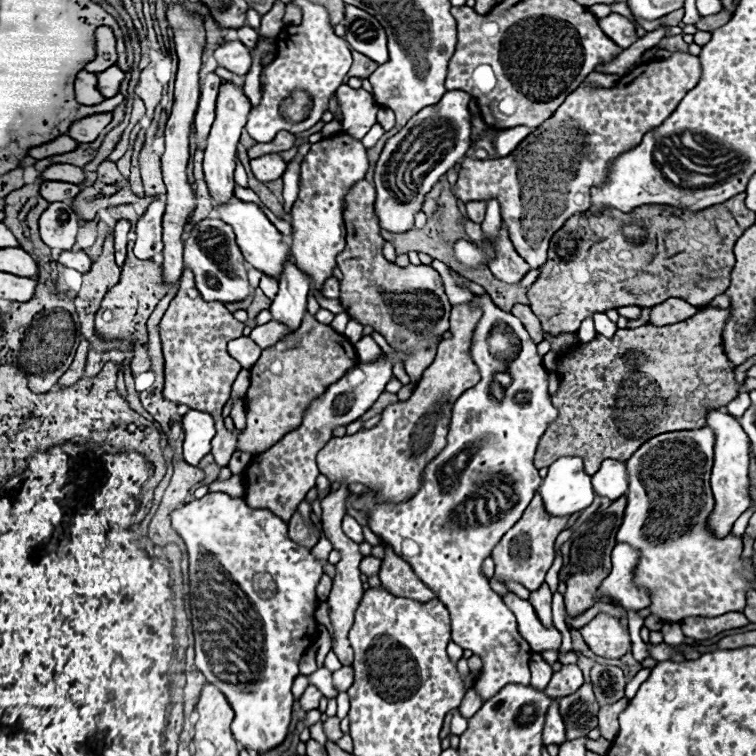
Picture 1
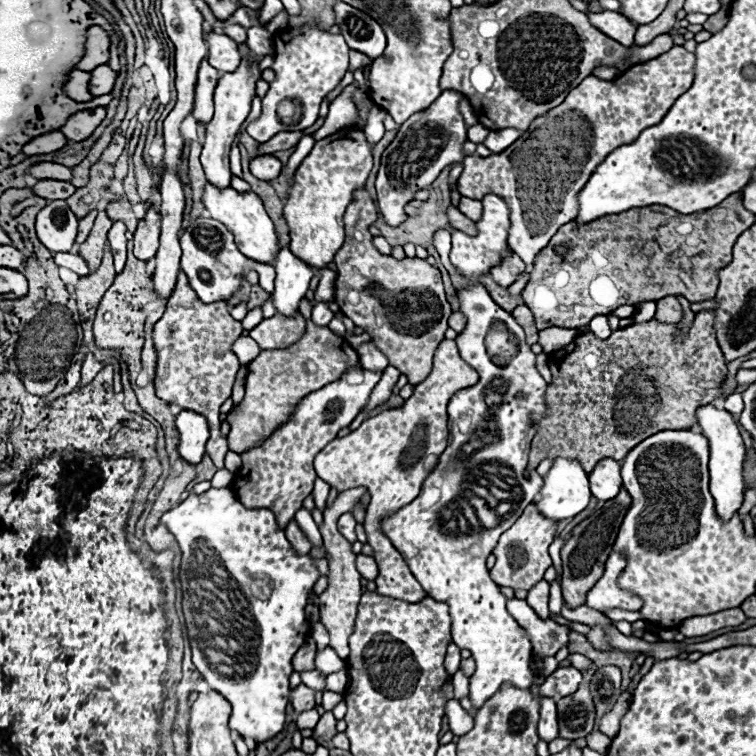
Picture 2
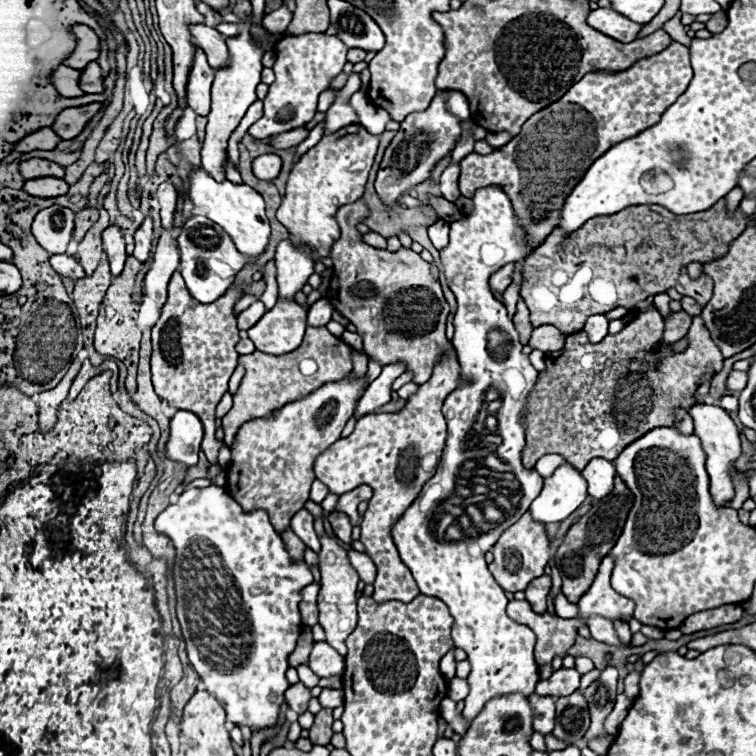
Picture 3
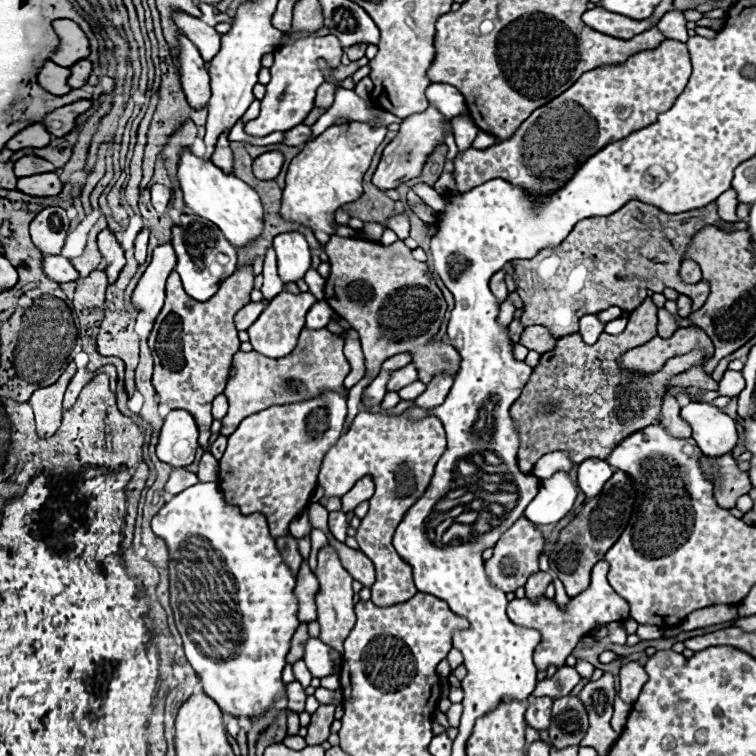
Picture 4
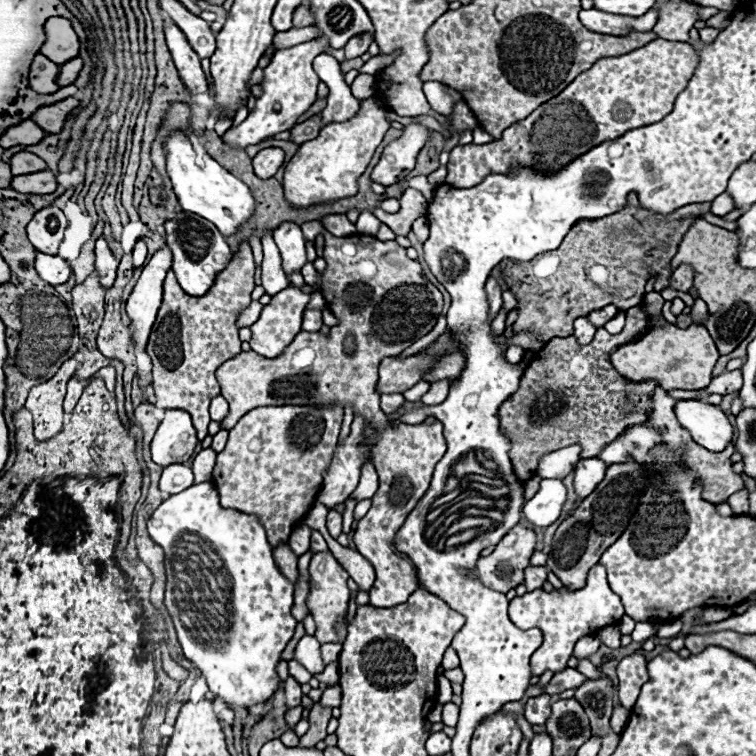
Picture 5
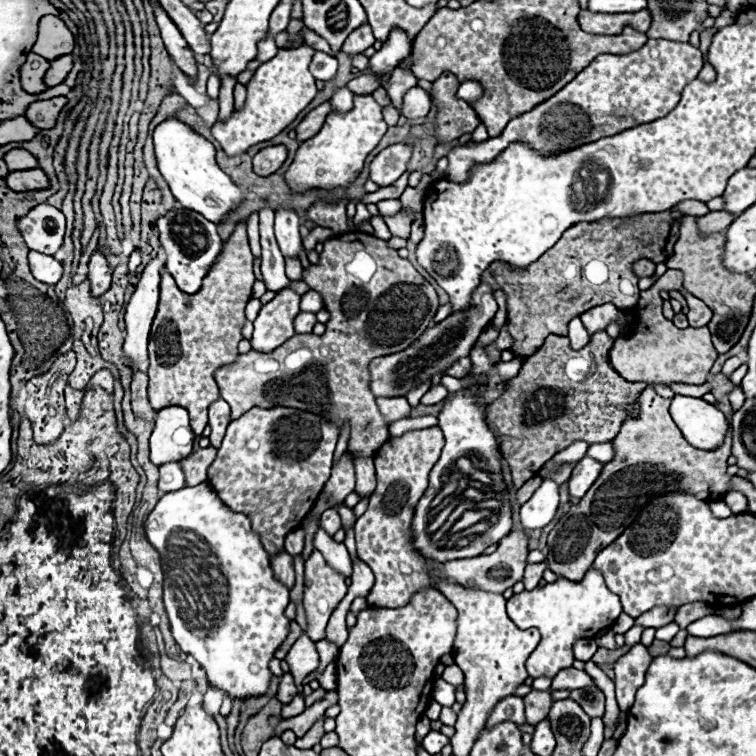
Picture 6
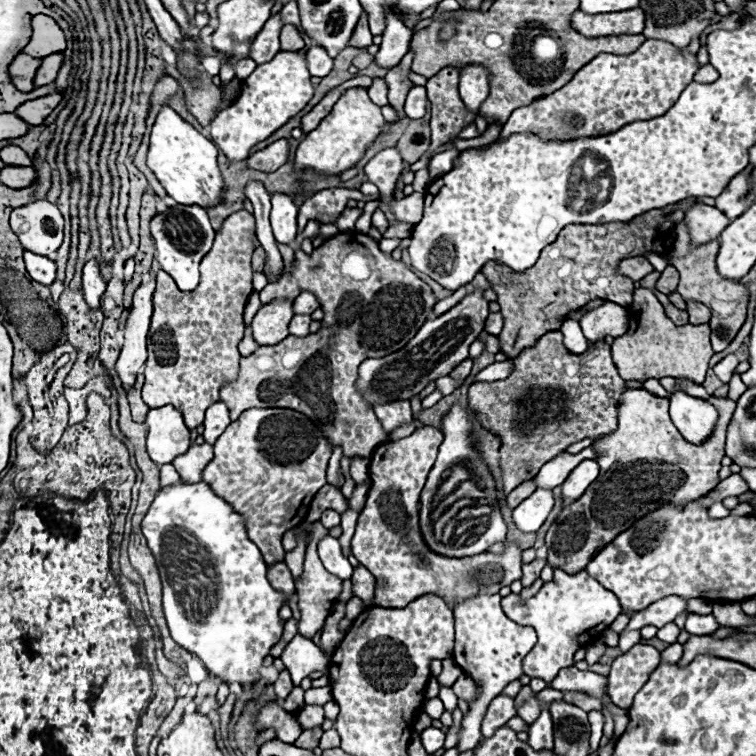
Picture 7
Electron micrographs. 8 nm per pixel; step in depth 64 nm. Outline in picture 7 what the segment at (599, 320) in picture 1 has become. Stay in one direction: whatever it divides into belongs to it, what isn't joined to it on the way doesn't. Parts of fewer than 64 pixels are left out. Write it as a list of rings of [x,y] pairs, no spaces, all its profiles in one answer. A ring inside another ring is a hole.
[[[566,318],[560,332],[564,334],[564,346],[566,346],[572,354],[582,354],[582,352],[588,348],[588,340],[584,338],[578,320]]]

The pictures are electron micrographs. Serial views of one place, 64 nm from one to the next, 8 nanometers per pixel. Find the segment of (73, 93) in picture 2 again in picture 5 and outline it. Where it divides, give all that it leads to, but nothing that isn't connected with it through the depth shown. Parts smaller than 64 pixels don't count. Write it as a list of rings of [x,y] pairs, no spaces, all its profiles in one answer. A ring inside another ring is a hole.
[[[36,54],[32,66],[30,66],[30,86],[32,90],[40,92],[40,94],[54,94],[56,90],[60,90],[60,86],[56,84],[56,78],[60,74],[58,64],[46,60],[46,56]]]

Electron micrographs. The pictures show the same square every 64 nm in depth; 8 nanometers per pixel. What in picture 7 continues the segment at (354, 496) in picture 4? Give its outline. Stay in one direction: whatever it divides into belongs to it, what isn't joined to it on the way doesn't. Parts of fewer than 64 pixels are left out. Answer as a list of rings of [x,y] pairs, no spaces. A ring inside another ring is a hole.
[[[354,458],[354,464],[350,466],[350,476],[354,478],[356,484],[366,484],[370,486],[370,458]]]

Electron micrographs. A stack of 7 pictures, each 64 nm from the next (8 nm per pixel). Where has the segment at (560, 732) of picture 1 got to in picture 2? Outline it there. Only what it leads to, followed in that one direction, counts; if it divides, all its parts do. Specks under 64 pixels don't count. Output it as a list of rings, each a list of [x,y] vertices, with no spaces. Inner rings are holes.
[[[542,698],[538,734],[544,742],[552,742],[558,738],[558,714],[556,714],[556,702],[552,698]]]

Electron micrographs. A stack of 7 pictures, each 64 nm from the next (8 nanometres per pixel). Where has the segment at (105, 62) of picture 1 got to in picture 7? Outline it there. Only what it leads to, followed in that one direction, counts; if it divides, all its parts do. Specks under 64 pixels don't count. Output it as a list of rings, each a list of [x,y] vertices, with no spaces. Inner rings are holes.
[[[38,14],[32,18],[32,38],[30,44],[22,50],[34,58],[44,58],[56,52],[66,50],[66,34],[54,22],[54,18]]]

